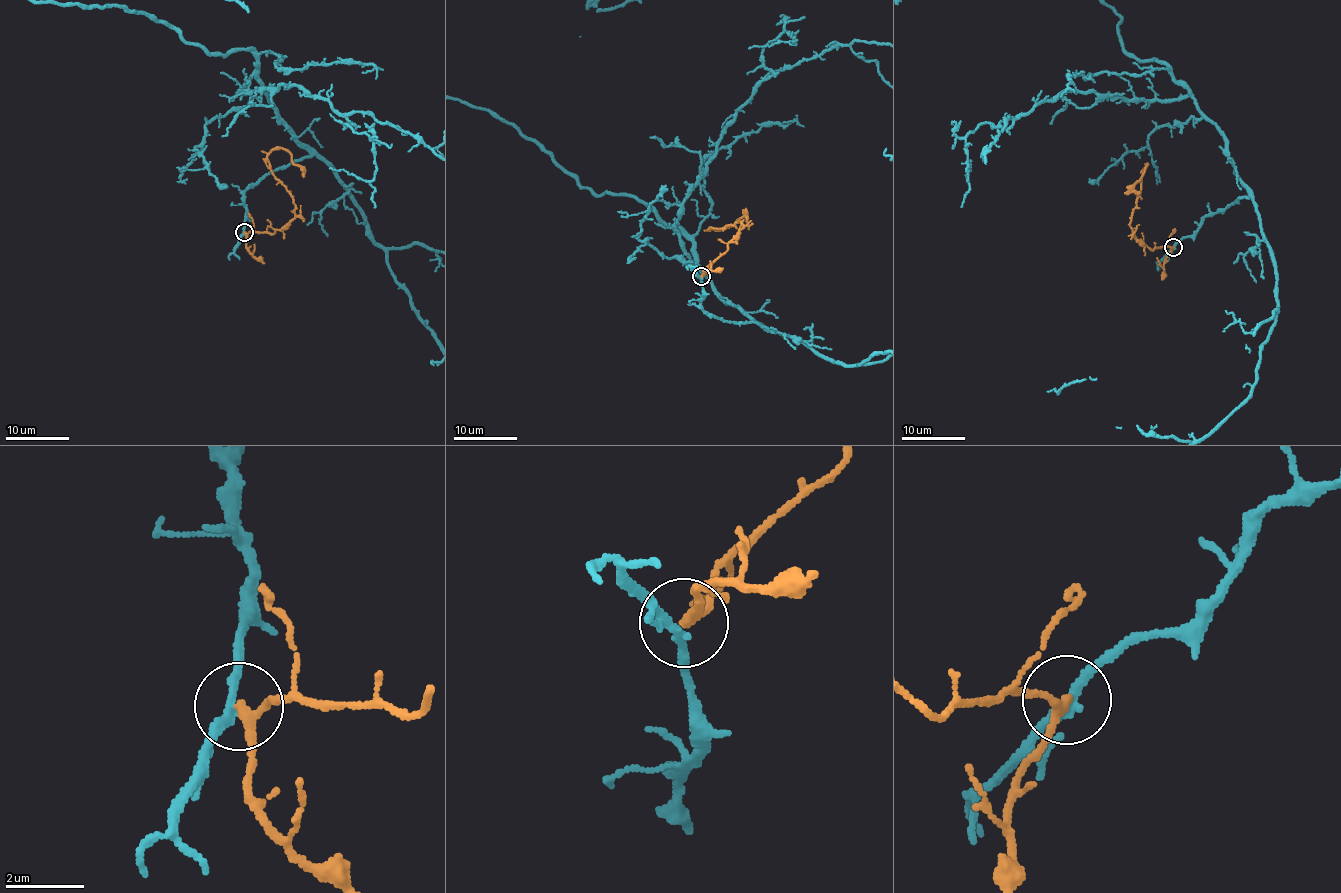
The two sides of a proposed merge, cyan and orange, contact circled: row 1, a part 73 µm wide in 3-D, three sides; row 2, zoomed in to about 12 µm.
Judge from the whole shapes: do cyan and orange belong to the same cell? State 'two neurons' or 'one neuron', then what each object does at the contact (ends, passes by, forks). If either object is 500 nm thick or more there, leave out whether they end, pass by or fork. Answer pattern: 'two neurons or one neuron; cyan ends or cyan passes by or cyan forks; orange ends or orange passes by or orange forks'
two neurons; cyan passes by; orange passes by

